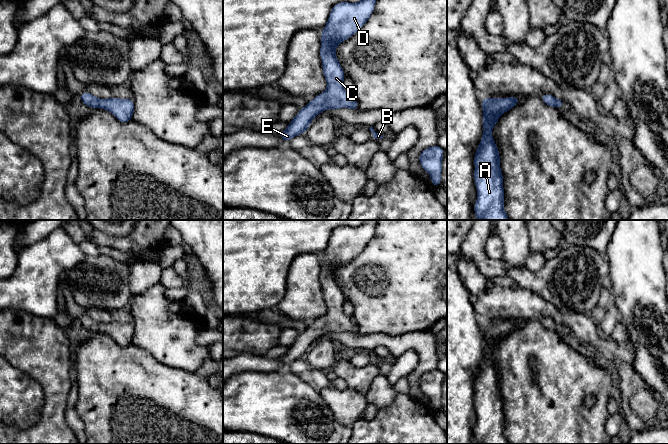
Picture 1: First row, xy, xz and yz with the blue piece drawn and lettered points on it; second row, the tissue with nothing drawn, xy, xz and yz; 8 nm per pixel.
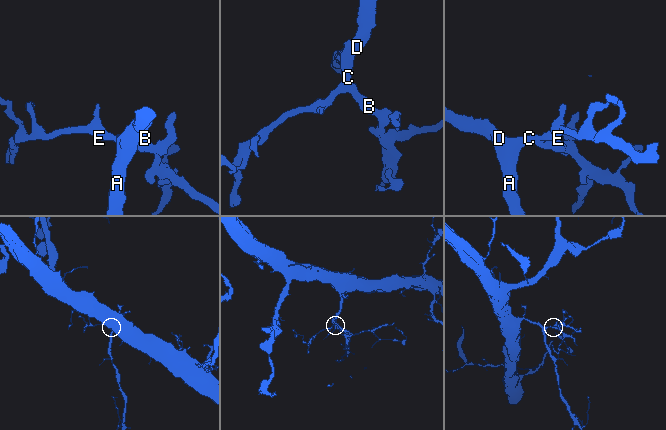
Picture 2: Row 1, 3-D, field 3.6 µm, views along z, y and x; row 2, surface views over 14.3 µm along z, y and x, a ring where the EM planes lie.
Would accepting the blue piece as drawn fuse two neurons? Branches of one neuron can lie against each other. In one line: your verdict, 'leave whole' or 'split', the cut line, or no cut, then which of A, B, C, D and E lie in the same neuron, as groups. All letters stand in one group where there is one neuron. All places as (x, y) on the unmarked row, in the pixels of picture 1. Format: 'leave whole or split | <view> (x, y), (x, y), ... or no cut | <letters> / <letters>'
leave whole | no cut | A B C D E

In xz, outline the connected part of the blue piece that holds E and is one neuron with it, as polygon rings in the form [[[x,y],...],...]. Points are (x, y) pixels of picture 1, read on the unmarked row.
[[[366,220],[357,227],[339,226],[332,231],[327,248],[321,255],[320,264],[320,281],[327,312],[300,333],[288,351],[279,357],[283,365],[290,365],[297,359],[305,358],[314,341],[326,333],[358,334],[353,318],[343,312],[345,297],[336,281],[336,271],[368,245],[376,225],[377,220]]]

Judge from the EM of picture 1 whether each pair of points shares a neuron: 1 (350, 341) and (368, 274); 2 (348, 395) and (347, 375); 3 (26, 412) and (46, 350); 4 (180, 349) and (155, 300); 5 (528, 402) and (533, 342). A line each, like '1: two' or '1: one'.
1: two
2: two
3: two
4: one
5: one

